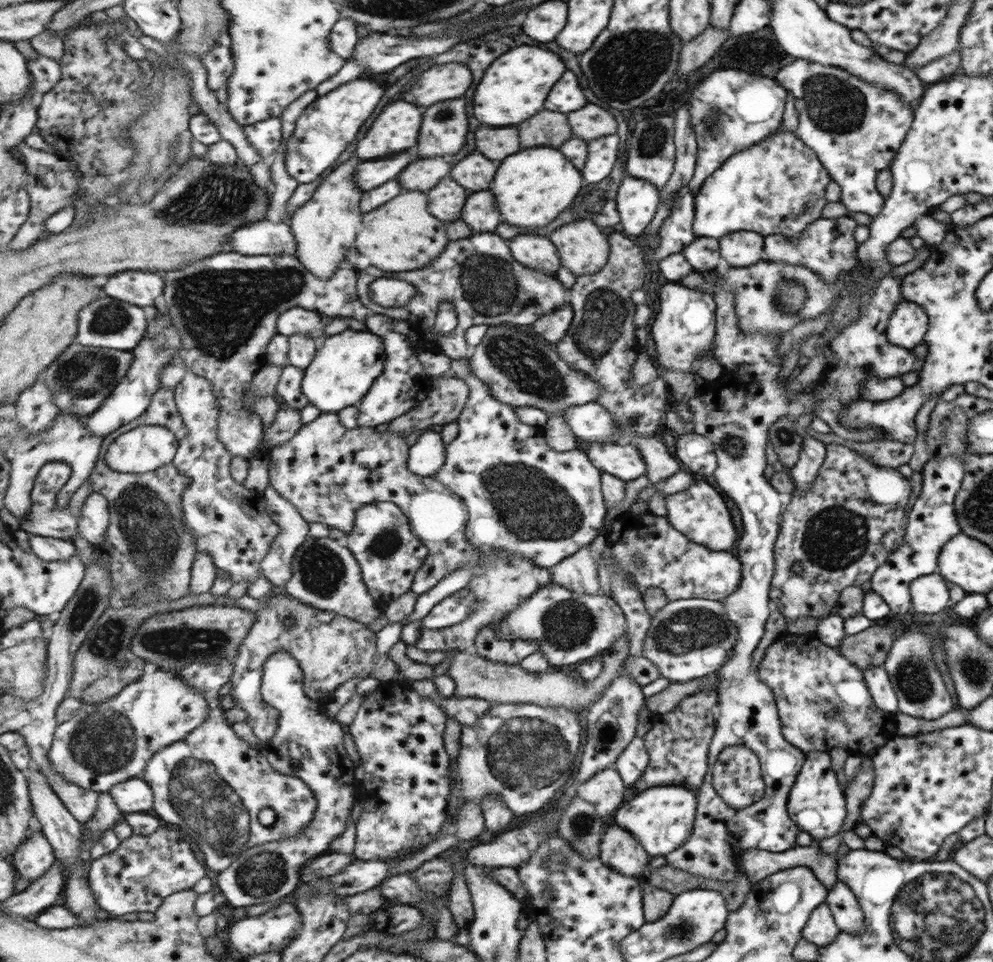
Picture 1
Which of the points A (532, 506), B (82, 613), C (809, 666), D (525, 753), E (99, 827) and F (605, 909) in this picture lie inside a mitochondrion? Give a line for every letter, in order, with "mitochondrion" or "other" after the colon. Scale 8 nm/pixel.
A: mitochondrion
B: mitochondrion
C: other
D: mitochondrion
E: other
F: other

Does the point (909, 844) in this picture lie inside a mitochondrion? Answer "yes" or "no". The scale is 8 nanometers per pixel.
no

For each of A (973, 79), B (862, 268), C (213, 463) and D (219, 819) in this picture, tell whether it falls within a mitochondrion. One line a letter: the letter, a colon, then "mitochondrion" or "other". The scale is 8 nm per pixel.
A: other
B: other
C: other
D: mitochondrion

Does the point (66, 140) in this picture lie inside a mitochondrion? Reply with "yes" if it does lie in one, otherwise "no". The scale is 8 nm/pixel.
no

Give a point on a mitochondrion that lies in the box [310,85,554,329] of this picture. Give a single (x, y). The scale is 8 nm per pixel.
(489, 286)

